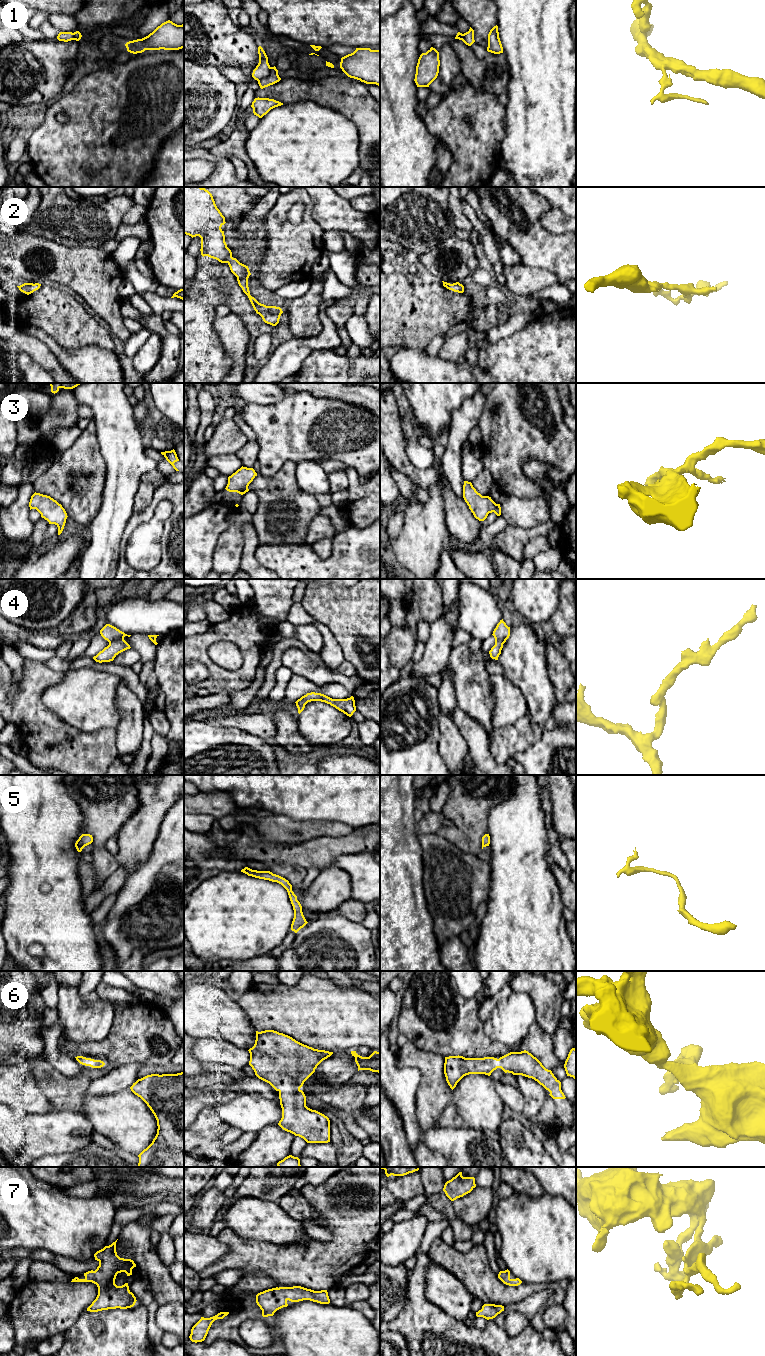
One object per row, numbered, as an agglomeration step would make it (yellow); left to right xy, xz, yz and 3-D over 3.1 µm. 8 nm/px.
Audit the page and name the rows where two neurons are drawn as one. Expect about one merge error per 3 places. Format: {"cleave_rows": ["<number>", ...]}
{"cleave_rows": ["1"]}

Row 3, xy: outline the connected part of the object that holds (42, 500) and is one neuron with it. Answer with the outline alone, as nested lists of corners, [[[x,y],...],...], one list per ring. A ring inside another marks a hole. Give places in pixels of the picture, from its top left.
[[[35,492],[31,496],[29,507],[30,510],[36,509],[49,524],[55,524],[58,527],[58,535],[62,533],[68,516],[65,509],[56,500]]]

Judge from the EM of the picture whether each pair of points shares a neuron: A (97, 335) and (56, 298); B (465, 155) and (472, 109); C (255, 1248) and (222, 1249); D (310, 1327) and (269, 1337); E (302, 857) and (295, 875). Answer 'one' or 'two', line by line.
A: one
B: one
C: two
D: two
E: two

